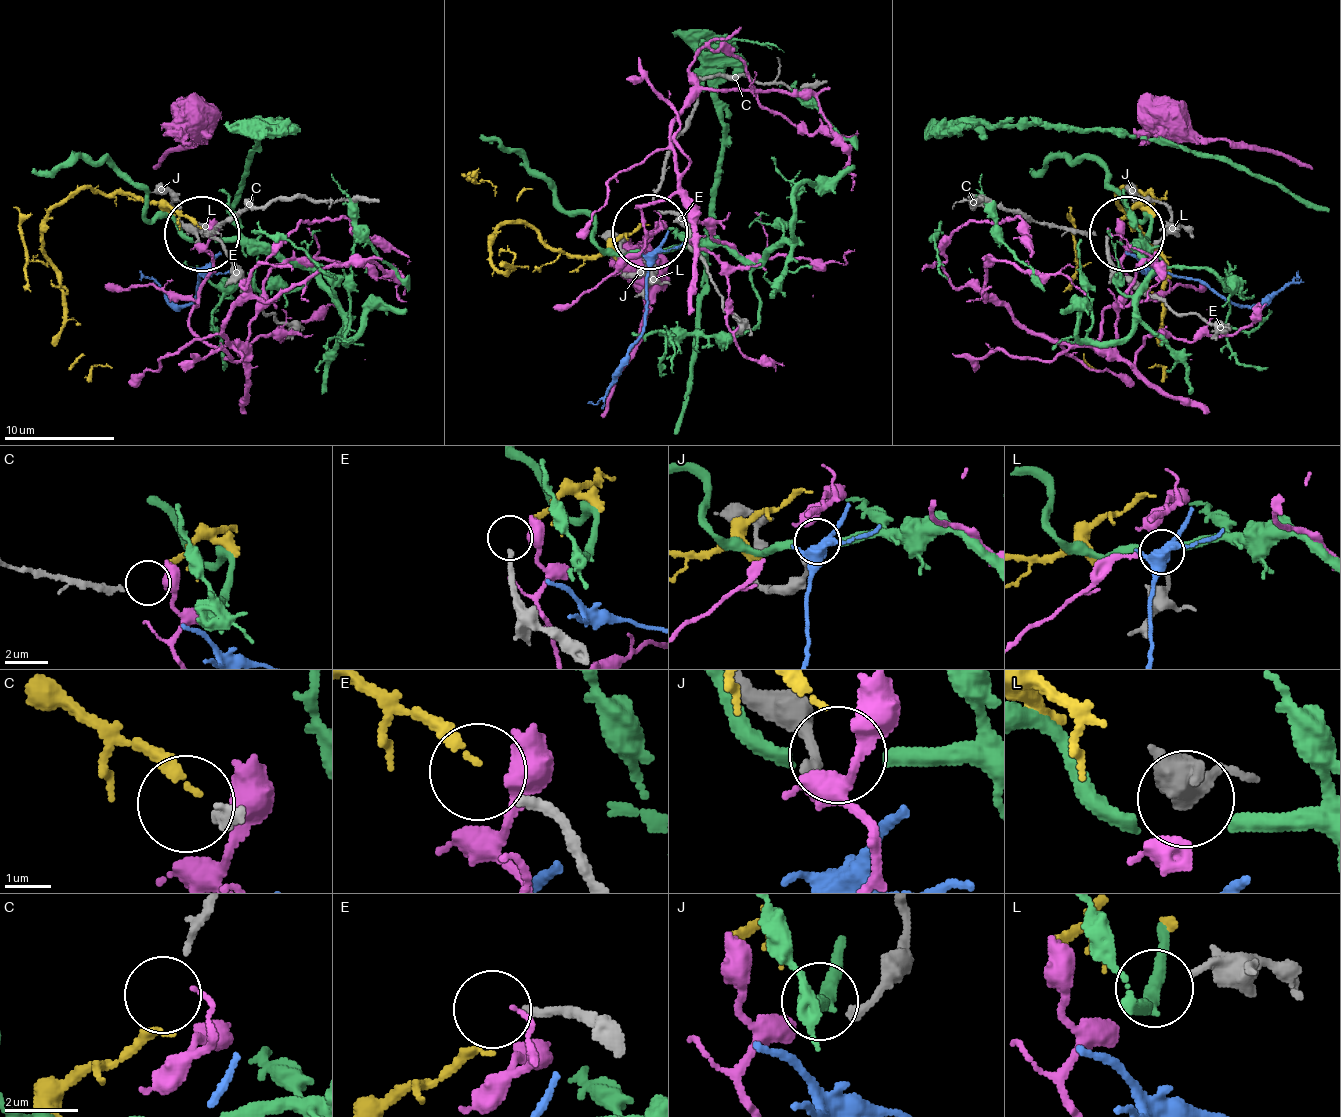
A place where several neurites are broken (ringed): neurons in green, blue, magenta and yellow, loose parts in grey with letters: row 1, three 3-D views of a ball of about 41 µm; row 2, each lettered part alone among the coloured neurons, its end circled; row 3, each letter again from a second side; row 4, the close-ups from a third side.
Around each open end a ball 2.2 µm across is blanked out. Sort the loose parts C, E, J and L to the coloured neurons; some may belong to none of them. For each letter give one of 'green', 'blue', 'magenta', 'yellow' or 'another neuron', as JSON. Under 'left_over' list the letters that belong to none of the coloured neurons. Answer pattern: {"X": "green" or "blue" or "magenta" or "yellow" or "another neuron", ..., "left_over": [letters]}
{"C": "yellow", "E": "another neuron", "J": "magenta", "L": "green", "left_over": ["E"]}

